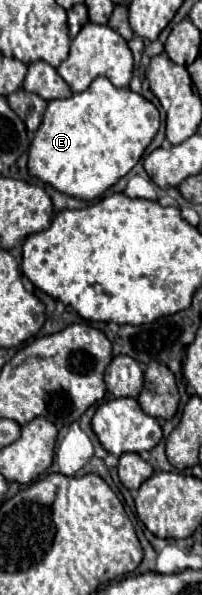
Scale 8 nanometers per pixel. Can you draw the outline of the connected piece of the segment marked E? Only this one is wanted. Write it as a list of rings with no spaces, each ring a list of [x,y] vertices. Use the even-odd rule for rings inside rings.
[[[97,76],[85,92],[73,94],[65,100],[49,102],[43,122],[29,146],[29,174],[49,182],[55,190],[67,196],[75,196],[79,200],[95,200],[139,162],[141,154],[155,138],[159,124],[159,110],[147,98],[129,88],[115,88],[109,78]]]

